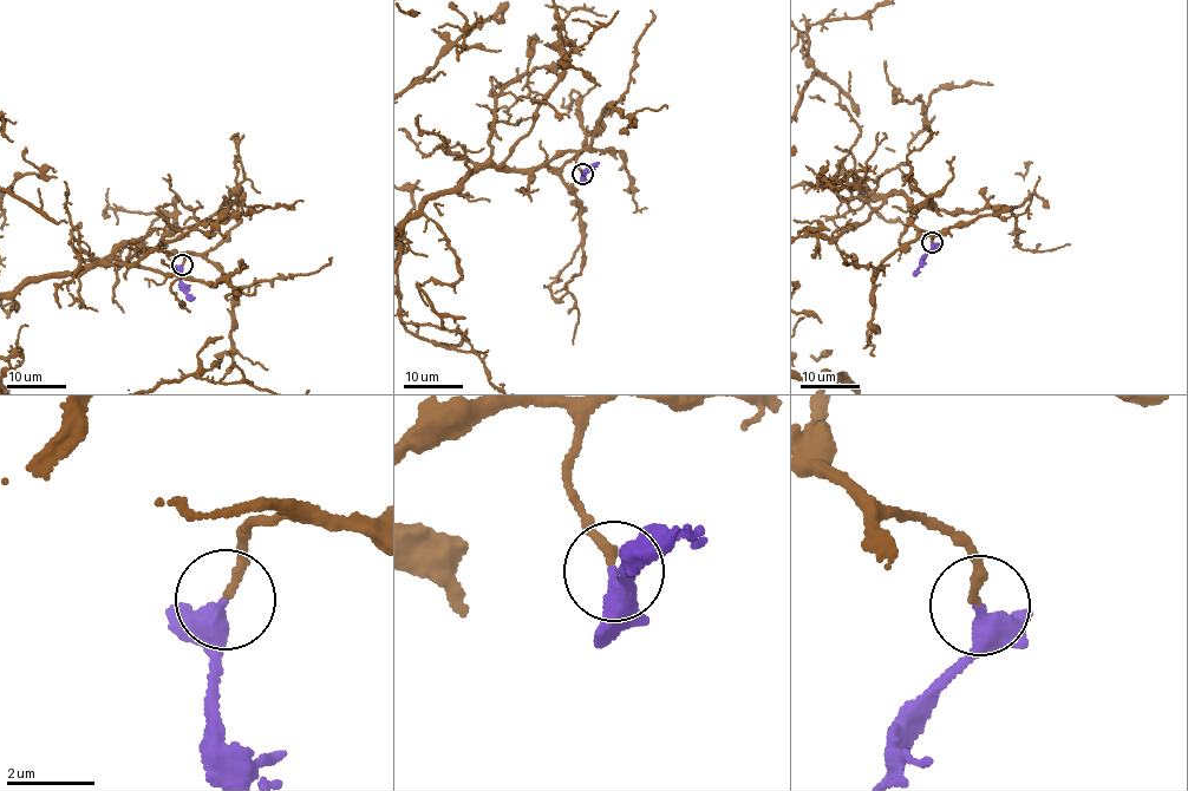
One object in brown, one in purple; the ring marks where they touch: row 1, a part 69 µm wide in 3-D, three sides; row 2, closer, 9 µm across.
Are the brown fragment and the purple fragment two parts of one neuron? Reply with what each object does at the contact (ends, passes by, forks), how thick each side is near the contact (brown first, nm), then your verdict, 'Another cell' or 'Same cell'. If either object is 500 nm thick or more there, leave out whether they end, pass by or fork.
At the ring brown ends. At the ring purple ends. Thickness 180 nm (brown) against 440 nm. Same cell

